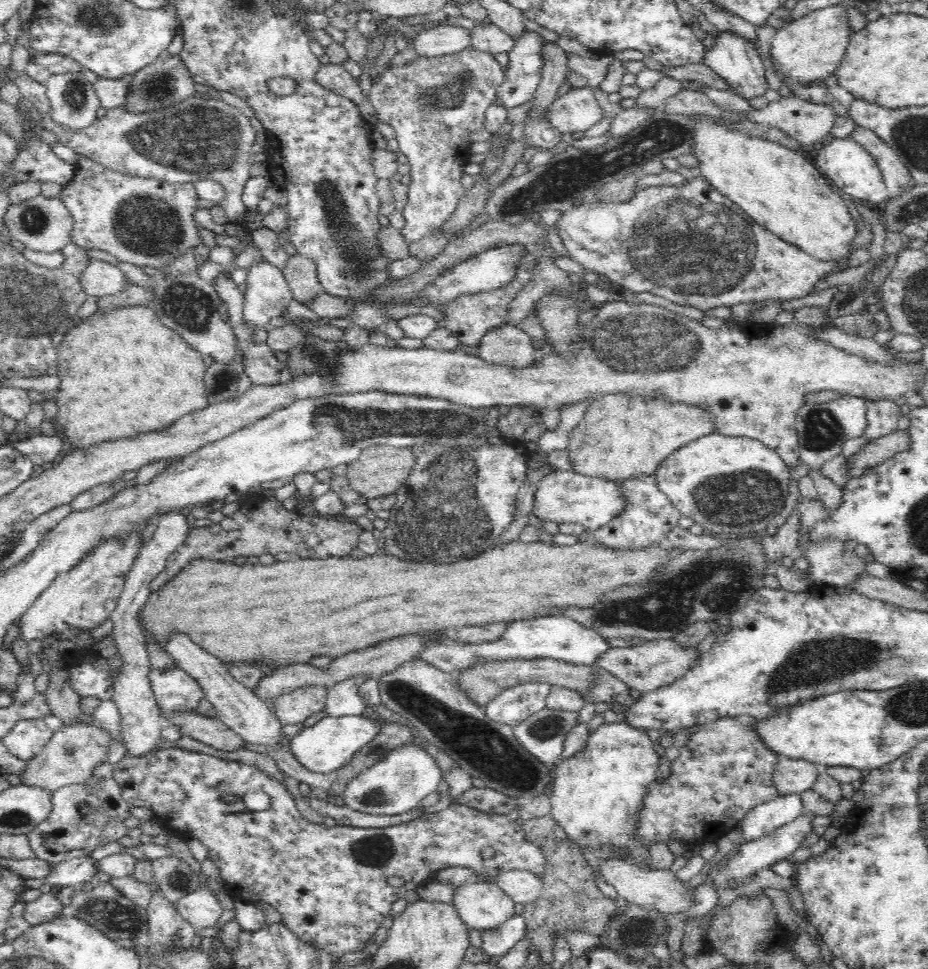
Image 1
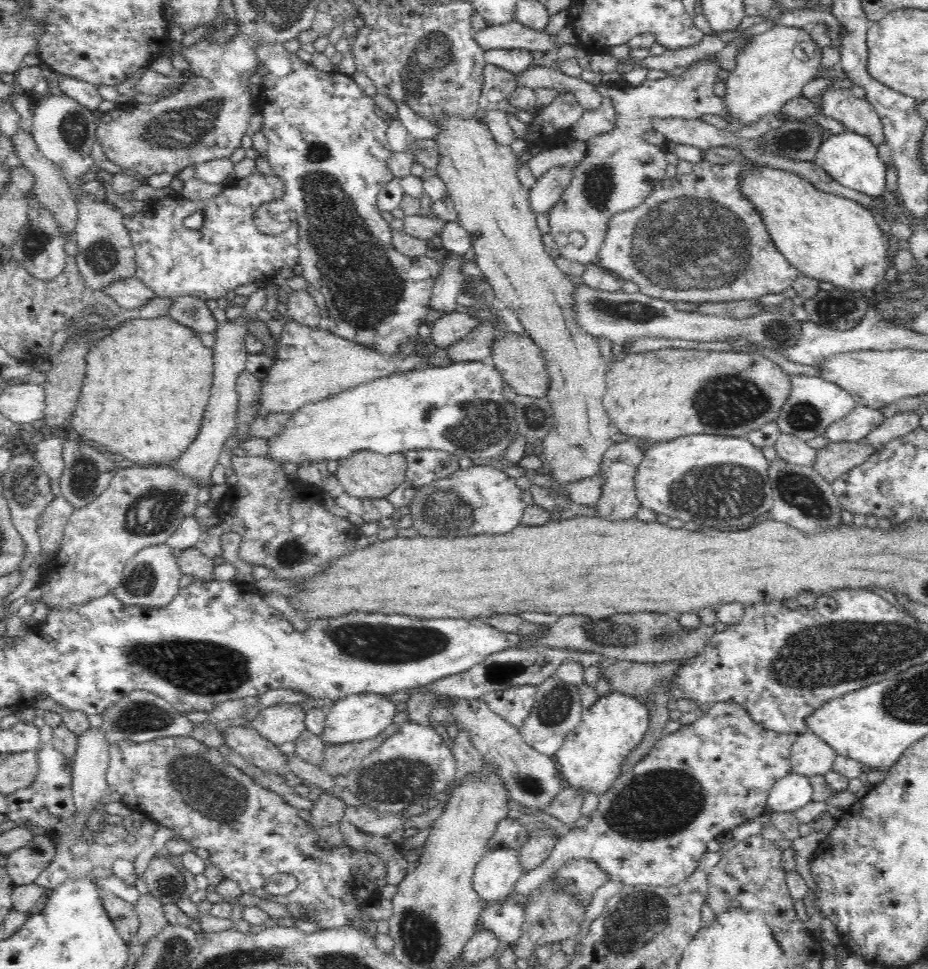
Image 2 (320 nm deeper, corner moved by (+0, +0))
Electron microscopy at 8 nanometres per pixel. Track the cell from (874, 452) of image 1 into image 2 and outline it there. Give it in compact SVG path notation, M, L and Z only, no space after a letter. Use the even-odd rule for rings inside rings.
M830 442L826 447L818 450L818 460L814 470L822 477L832 482L854 466L868 460L878 446L870 443L858 442Z

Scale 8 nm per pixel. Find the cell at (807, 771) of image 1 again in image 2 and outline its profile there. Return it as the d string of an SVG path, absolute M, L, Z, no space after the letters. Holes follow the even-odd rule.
M811 732L798 735L791 748L790 765L792 773L806 778L826 775L837 758L834 750Z

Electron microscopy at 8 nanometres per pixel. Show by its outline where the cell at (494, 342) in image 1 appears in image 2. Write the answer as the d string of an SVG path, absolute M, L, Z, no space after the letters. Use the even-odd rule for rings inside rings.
M504 333L492 344L490 361L495 365L505 383L508 383L518 395L542 398L545 396L549 378L545 370L545 360L541 357L541 350L526 334Z

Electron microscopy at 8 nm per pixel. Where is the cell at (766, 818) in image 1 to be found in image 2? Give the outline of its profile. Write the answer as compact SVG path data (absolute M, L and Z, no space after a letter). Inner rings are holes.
M790 772L770 789L767 805L772 812L796 812L812 802L812 785L808 778Z

